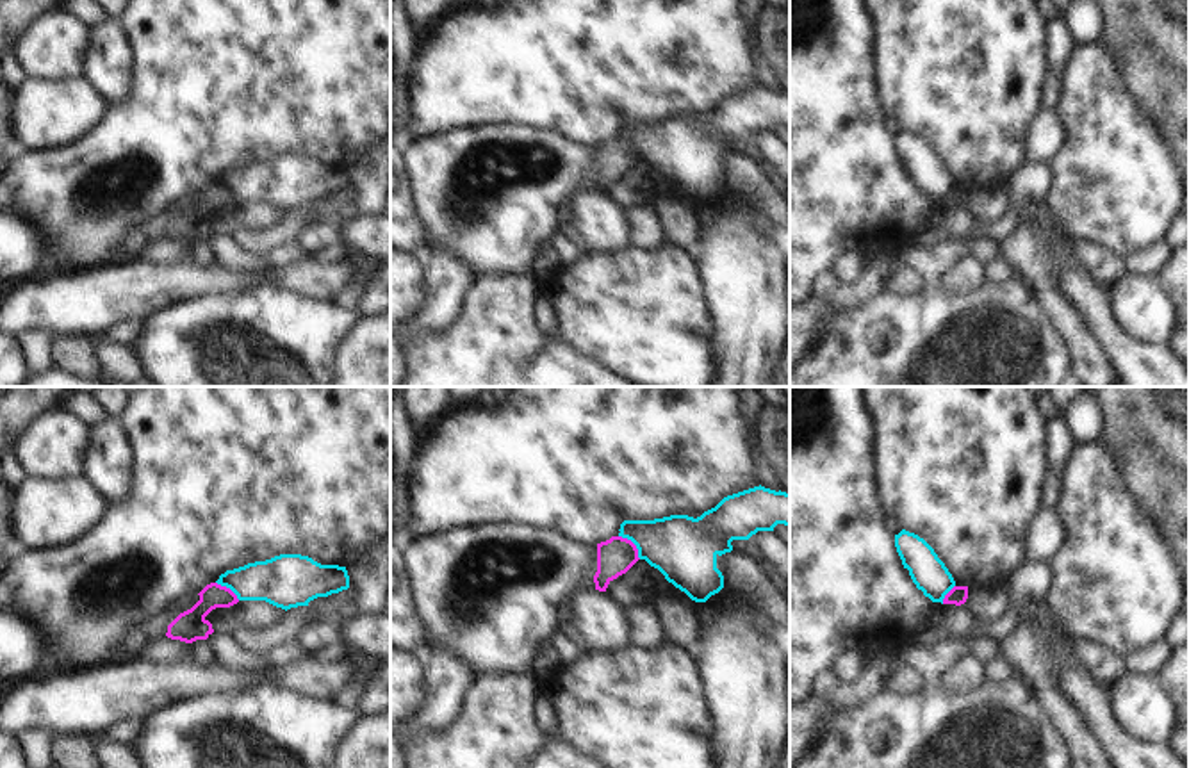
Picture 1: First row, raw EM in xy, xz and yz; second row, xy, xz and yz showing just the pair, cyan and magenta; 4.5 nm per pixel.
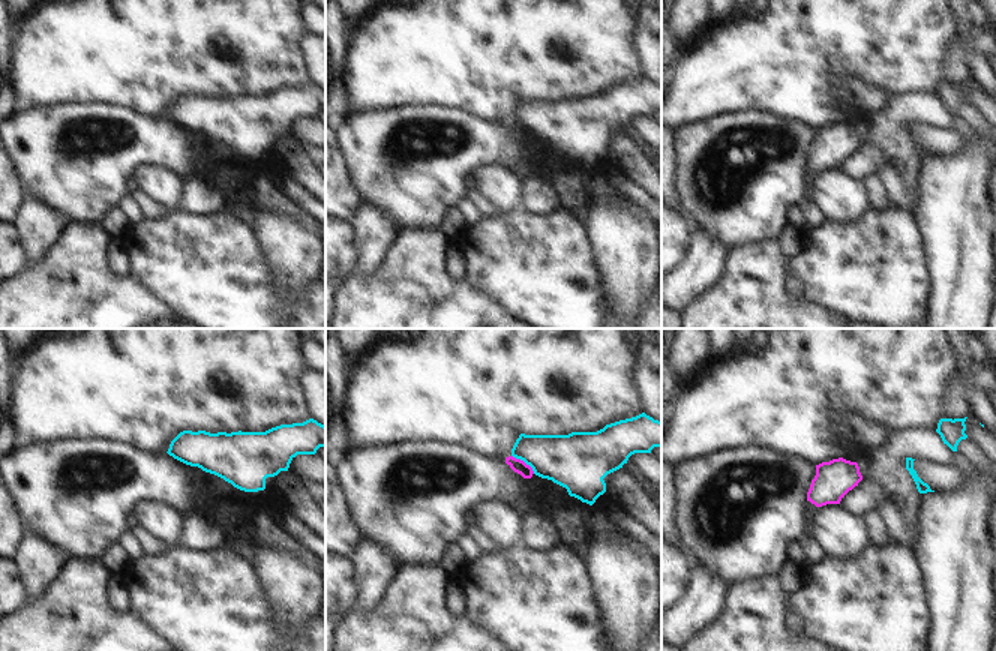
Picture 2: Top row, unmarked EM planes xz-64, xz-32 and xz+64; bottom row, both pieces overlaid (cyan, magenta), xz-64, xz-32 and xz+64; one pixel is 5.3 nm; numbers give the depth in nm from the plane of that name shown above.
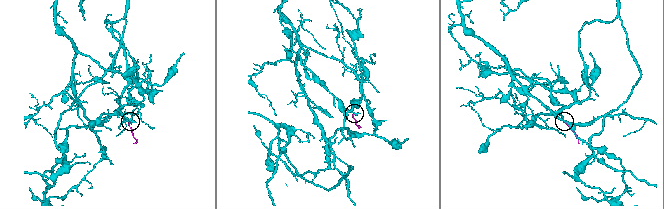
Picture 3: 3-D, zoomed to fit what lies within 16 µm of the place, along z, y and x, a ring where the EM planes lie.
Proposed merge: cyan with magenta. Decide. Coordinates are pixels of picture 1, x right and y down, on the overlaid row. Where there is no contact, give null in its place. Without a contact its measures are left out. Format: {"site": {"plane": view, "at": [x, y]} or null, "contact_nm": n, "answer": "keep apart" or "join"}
{"site": {"plane": "xz", "at": [633, 542]}, "contact_nm": 150, "answer": "keep apart"}

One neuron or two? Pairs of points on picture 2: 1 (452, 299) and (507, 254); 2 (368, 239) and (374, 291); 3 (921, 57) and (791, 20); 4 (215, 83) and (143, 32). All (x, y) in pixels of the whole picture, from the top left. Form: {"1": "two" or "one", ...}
{"1": "two", "2": "two", "3": "one", "4": "one"}

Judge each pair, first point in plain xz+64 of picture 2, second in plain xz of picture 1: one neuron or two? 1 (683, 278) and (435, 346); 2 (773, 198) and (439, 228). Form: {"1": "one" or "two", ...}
{"1": "two", "2": "one"}

